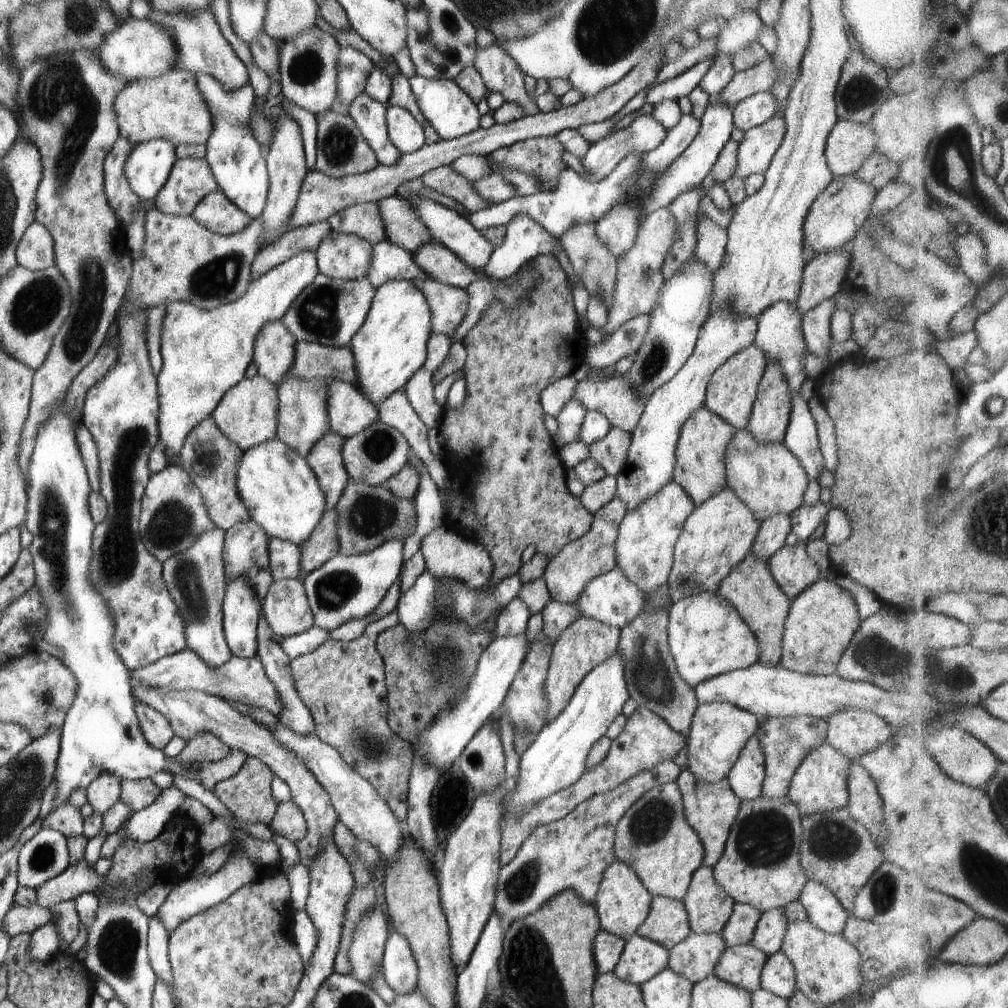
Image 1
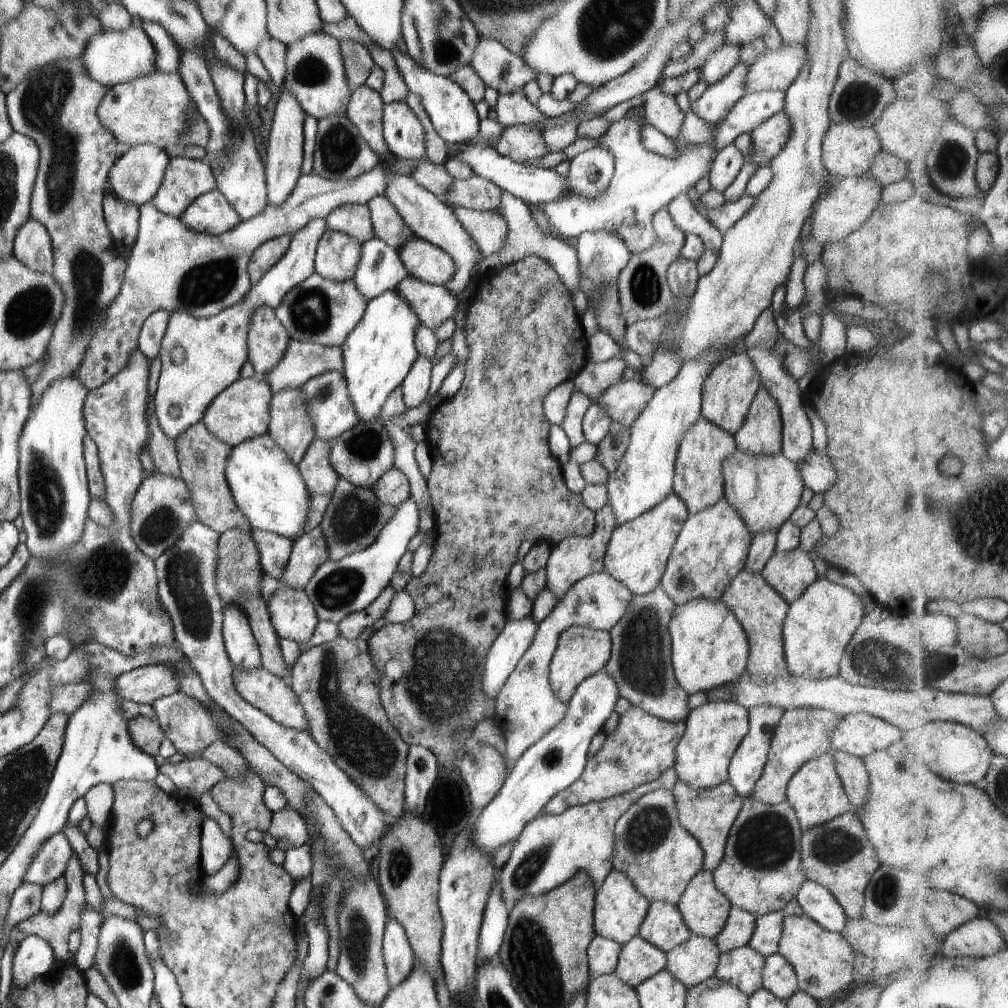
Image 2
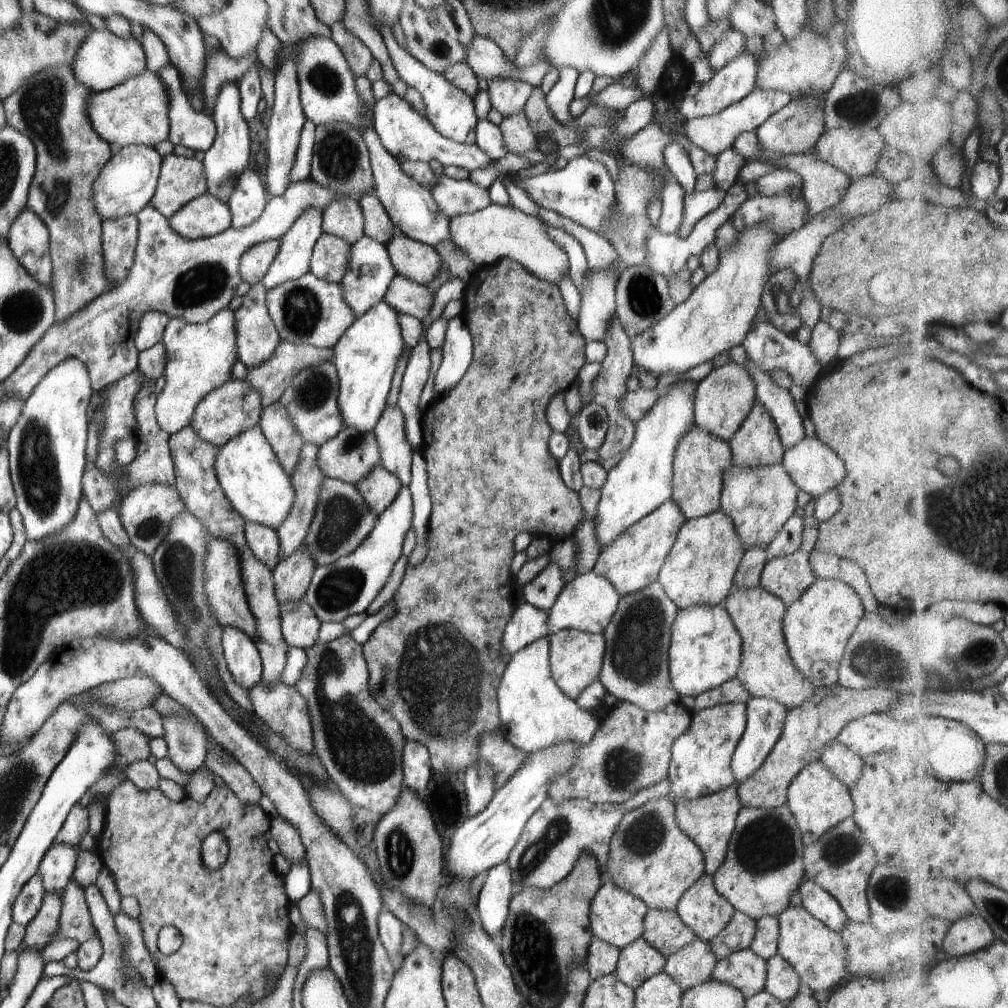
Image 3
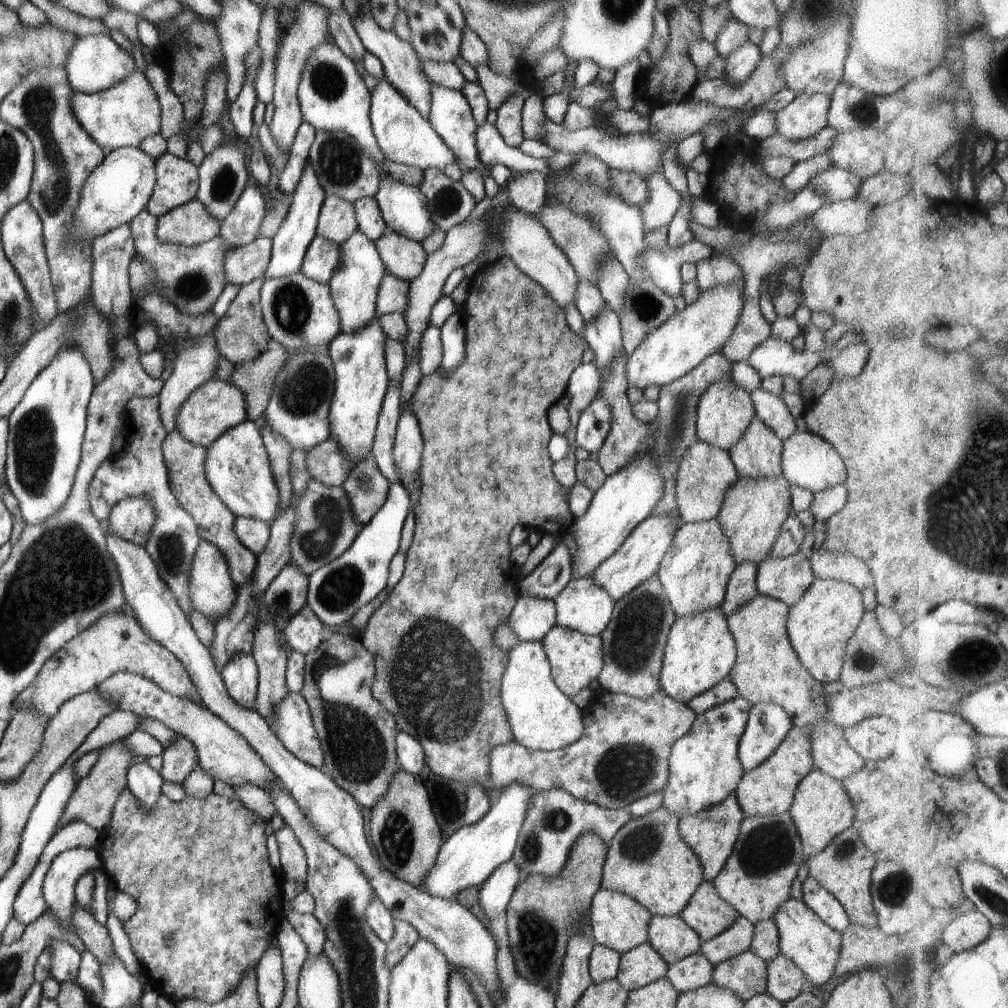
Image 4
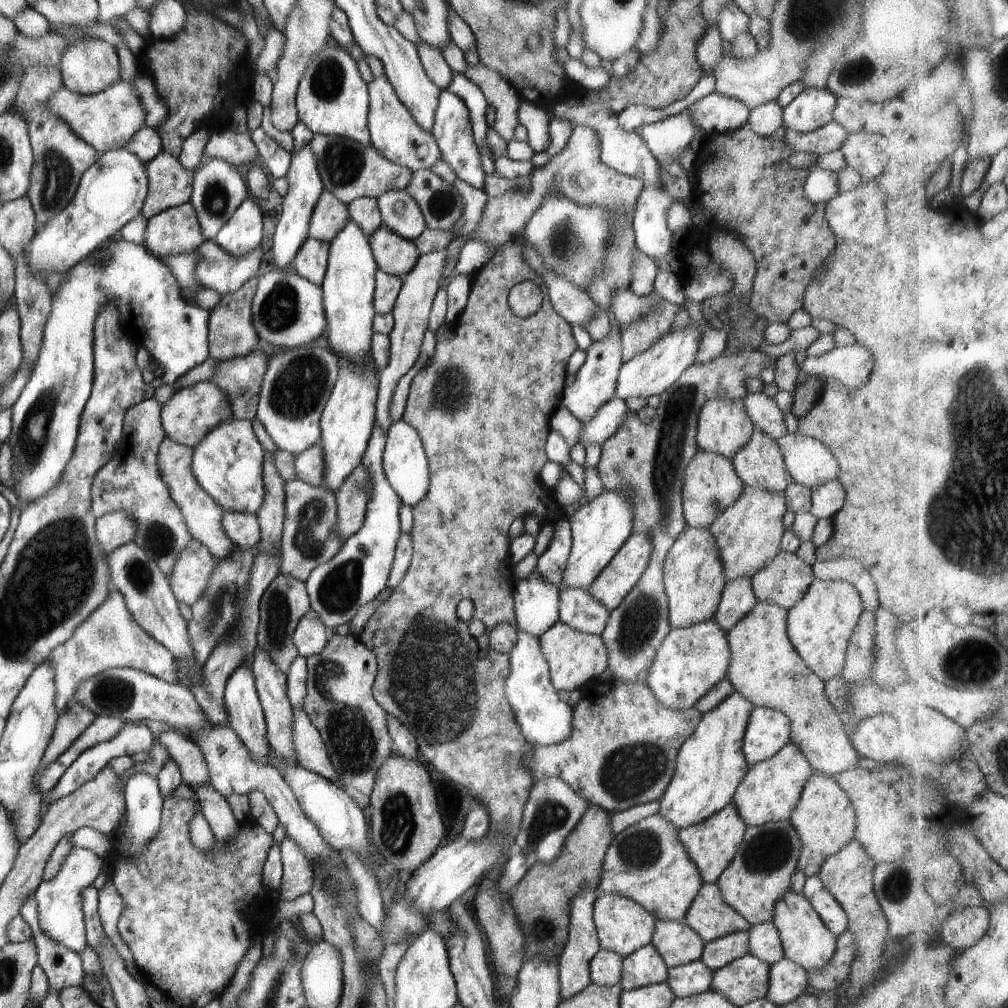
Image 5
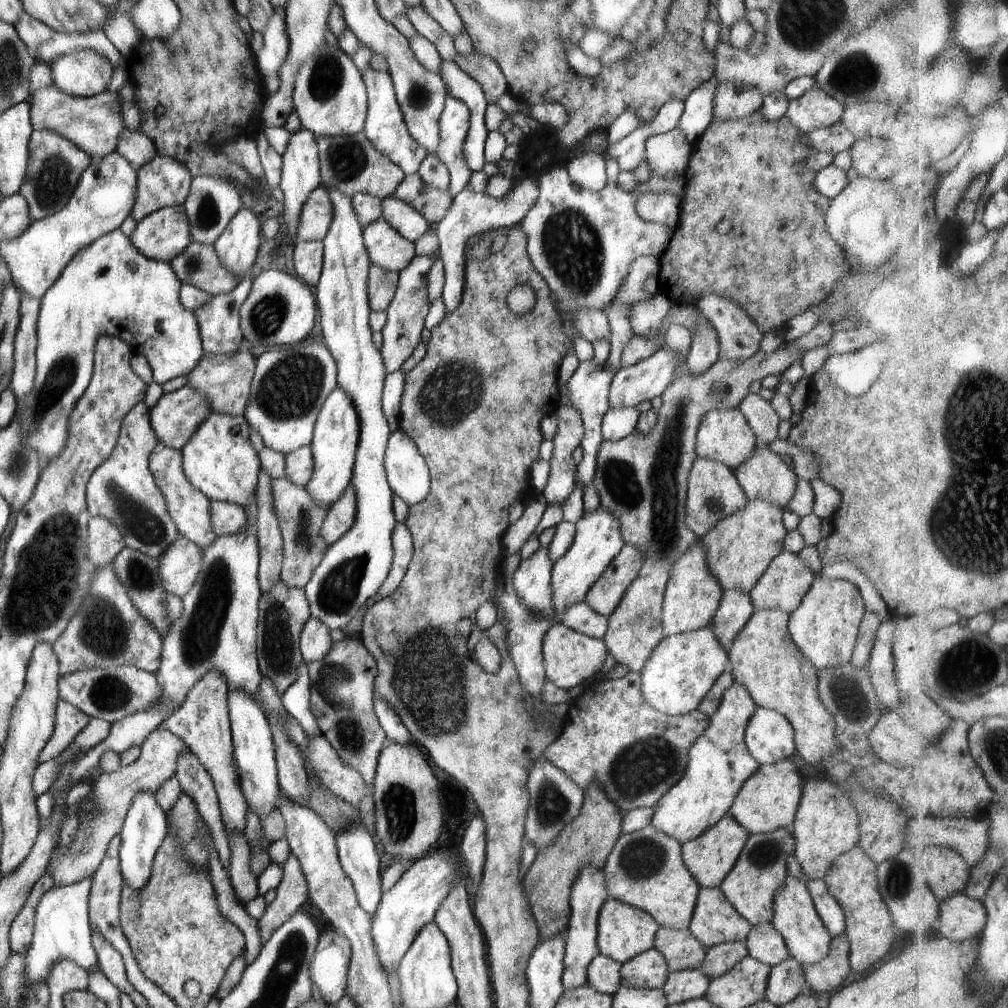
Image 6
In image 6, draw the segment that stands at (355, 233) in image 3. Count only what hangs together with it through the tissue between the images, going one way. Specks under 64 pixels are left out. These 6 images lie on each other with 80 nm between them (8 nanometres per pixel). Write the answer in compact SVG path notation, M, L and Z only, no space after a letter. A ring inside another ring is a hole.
M322 186L310 192L298 216L299 242L322 241L332 222L332 202Z

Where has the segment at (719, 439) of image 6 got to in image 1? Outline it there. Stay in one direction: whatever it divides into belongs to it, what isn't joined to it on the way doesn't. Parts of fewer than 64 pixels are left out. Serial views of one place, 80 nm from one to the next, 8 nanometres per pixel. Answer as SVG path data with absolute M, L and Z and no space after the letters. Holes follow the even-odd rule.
M756 345L749 346L736 354L733 354L708 381L705 392L704 406L716 416L724 419L737 431L747 427L753 402L757 397L757 388L767 365L763 352Z

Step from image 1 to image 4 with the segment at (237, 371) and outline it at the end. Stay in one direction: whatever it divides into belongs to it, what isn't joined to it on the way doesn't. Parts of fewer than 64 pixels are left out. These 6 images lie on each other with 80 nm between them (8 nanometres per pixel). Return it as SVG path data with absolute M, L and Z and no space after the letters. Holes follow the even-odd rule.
M306 162L304 166L304 174L300 178L300 184L296 186L294 192L294 200L288 206L288 216L282 222L278 234L273 238L272 258L266 270L264 280L270 278L286 278L292 274L298 274L306 256L308 246L312 244L312 240L316 238L316 228L318 228L318 218L320 218L320 210L325 200L325 193L310 166L310 162ZM222 292L217 309L215 310L216 323L214 324L214 328L210 330L210 334L208 334L206 338L196 340L196 342L186 342L186 346L184 346L184 348L180 348L180 350L178 350L178 354L174 357L175 363L174 368L172 368L172 374L170 378L166 380L166 383L163 384L161 392L158 394L160 420L162 420L162 426L164 426L167 433L172 433L176 430L176 416L180 414L180 408L184 406L184 402L188 400L188 396L190 396L190 394L194 394L196 392L196 388L204 386L204 382L214 379L216 368L218 368L218 362L220 362L220 358L222 358L222 354L220 354L220 352L218 352L218 348L216 348L216 334L214 334L214 332L216 332L216 324L218 324L218 320L220 320L220 318L224 318L226 310L228 310L228 298L226 298L226 292Z

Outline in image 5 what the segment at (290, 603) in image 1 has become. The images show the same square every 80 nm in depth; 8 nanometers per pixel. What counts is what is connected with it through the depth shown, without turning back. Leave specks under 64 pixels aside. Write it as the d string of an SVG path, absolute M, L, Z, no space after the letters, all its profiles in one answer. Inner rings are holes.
M312 610L296 624L296 632L292 634L292 640L298 654L306 659L320 654L328 644L326 628Z

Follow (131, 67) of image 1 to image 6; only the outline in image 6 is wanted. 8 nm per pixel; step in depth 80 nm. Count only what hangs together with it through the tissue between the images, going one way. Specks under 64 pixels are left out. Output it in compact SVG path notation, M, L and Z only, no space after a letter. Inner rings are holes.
M76 50L51 63L54 85L65 94L92 97L105 92L114 76L112 64L94 50Z

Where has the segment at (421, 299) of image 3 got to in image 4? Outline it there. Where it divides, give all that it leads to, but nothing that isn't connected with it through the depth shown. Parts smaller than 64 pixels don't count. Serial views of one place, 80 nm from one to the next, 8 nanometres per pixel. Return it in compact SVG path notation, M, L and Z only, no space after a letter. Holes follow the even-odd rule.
M386 274L376 298L376 313L383 316L391 313L400 313L406 310L406 296L408 296L410 284L395 275Z

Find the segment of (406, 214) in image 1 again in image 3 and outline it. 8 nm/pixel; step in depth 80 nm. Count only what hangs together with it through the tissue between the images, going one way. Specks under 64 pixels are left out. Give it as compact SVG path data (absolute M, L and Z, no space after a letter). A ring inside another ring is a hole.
M374 192L362 195L357 203L364 217L364 235L380 244L386 244L394 236L396 230L387 217L382 203Z

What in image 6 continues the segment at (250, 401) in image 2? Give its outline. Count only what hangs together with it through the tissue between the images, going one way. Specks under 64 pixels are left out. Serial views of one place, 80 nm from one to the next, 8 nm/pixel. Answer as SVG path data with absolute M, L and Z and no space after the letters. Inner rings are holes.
M184 386L170 394L162 394L158 404L153 407L153 410L150 410L150 424L152 424L154 434L158 436L159 442L162 442L168 448L181 451L184 448L184 444L196 434L198 426L210 414L214 414L214 410L210 410L208 398L202 392L193 390L192 386Z

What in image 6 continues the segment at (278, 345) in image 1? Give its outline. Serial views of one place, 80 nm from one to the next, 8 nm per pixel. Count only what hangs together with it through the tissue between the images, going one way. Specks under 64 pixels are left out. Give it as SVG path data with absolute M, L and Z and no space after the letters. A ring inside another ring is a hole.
M251 275L246 276L232 292L214 296L212 302L206 302L204 306L198 306L193 311L196 322L198 322L198 328L200 328L200 340L202 340L204 355L234 354L234 352L242 351L248 347L244 341L244 336L242 336L242 330L240 330L240 306L248 298L248 294L252 290L253 280Z

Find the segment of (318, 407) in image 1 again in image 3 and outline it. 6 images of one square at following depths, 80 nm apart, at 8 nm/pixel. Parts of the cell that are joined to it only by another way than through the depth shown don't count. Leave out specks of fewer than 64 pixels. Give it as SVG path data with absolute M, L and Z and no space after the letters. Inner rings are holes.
M279 400L263 410L258 427L275 452L277 461L290 477L298 464L304 442Z

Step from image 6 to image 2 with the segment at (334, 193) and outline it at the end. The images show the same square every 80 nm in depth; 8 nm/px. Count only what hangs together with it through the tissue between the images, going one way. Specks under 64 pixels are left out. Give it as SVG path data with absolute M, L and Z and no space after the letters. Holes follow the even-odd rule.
M372 237L361 243L360 260L357 262L355 273L350 281L364 297L364 300L368 302L380 296L383 292L393 290L396 284L400 282L400 279L408 275L408 271L399 259L396 248L388 246L376 237ZM410 494L408 498L397 504L393 517L370 546L340 560L326 561L318 567L304 591L314 607L319 622L328 621L338 624L349 614L368 608L380 596L394 576L402 555L407 551L410 539L417 533L418 521L419 508Z

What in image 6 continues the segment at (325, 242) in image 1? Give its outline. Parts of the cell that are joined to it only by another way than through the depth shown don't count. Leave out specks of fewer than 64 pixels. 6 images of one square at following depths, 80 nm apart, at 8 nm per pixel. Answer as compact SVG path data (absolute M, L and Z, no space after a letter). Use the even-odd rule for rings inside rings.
M321 241L297 242L293 251L293 266L297 277L306 285L317 286L324 264L324 244Z

